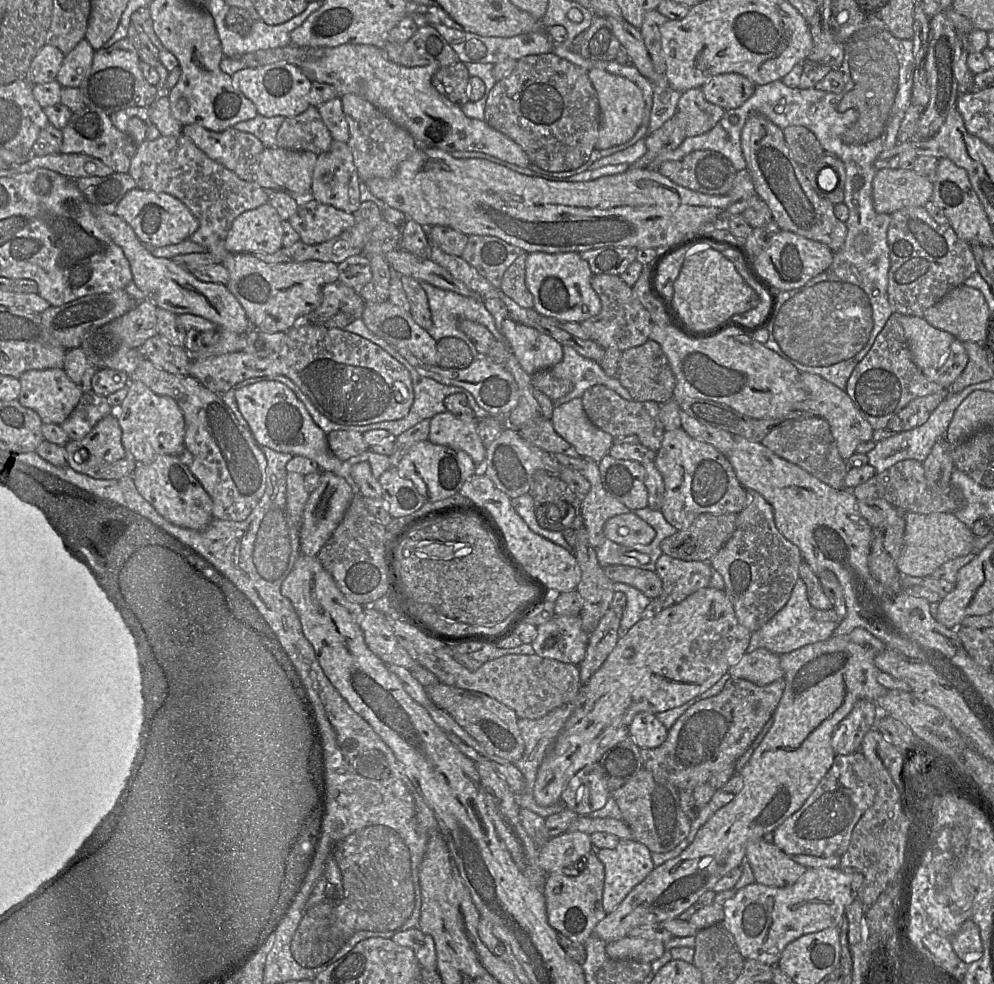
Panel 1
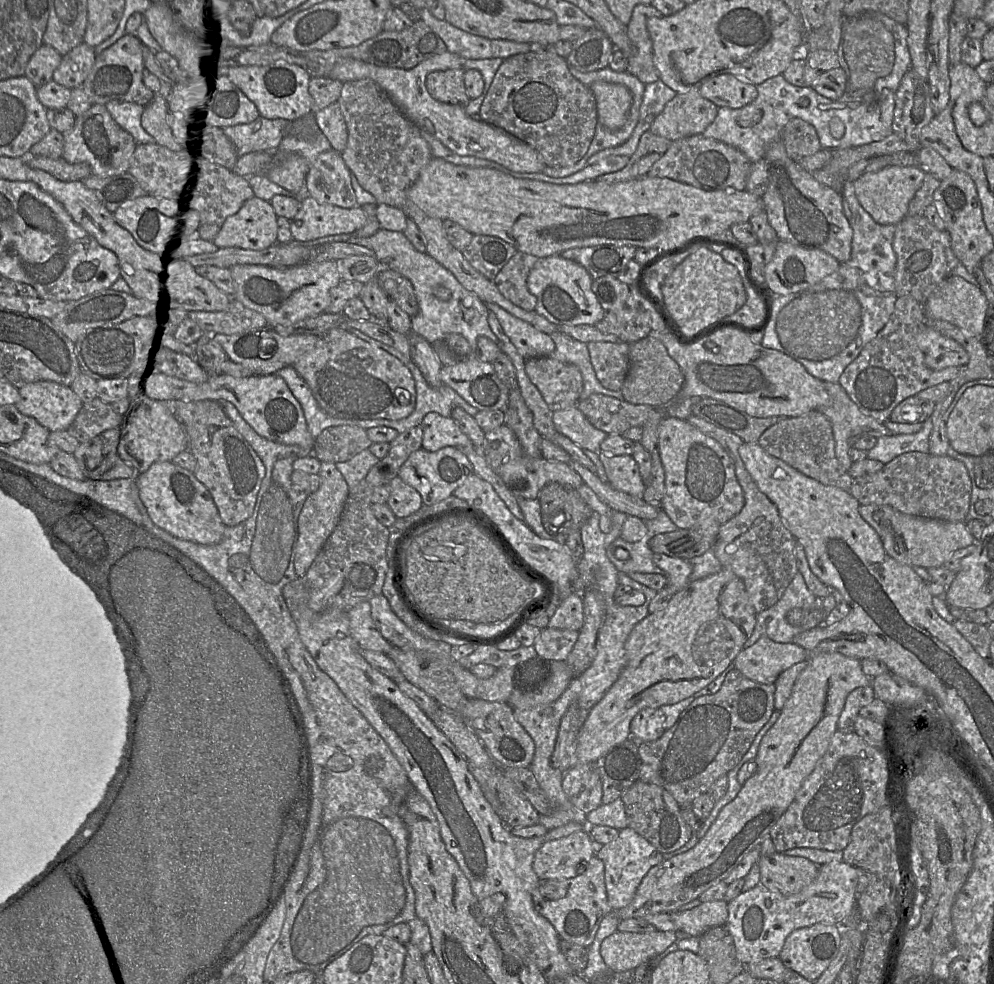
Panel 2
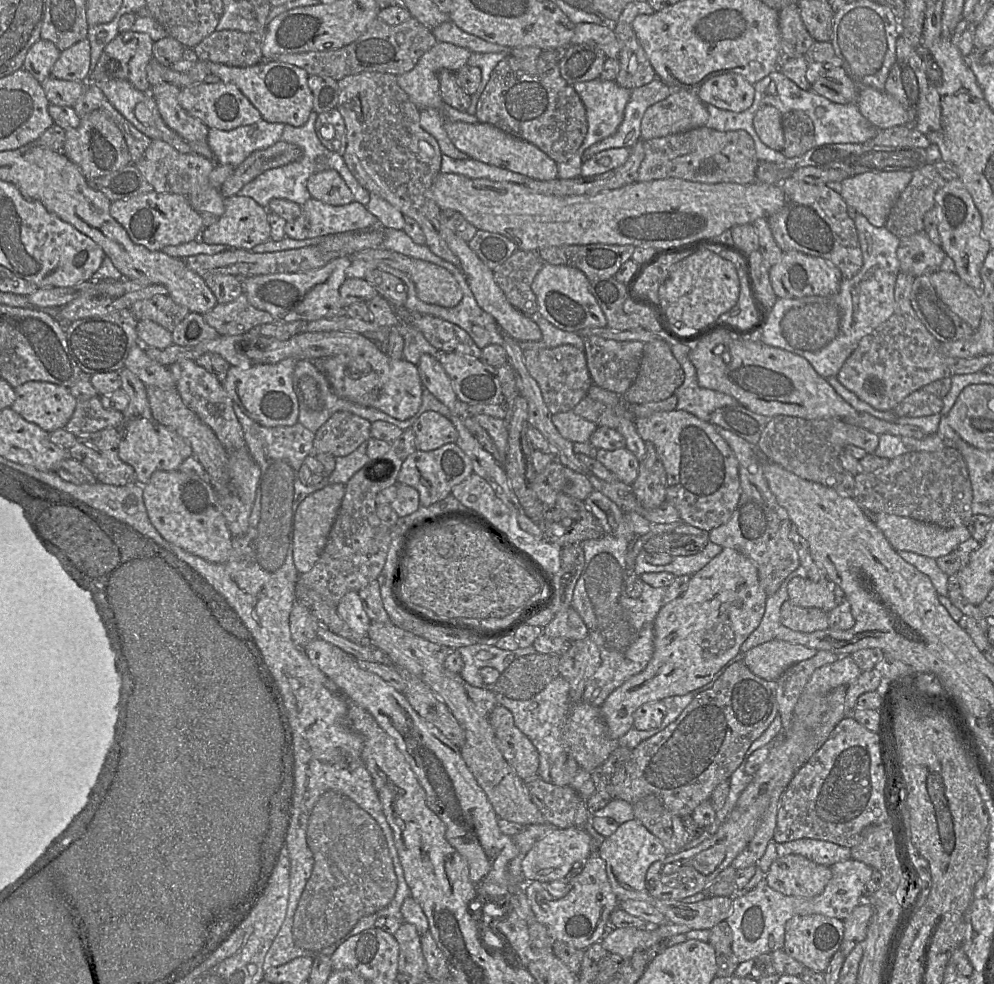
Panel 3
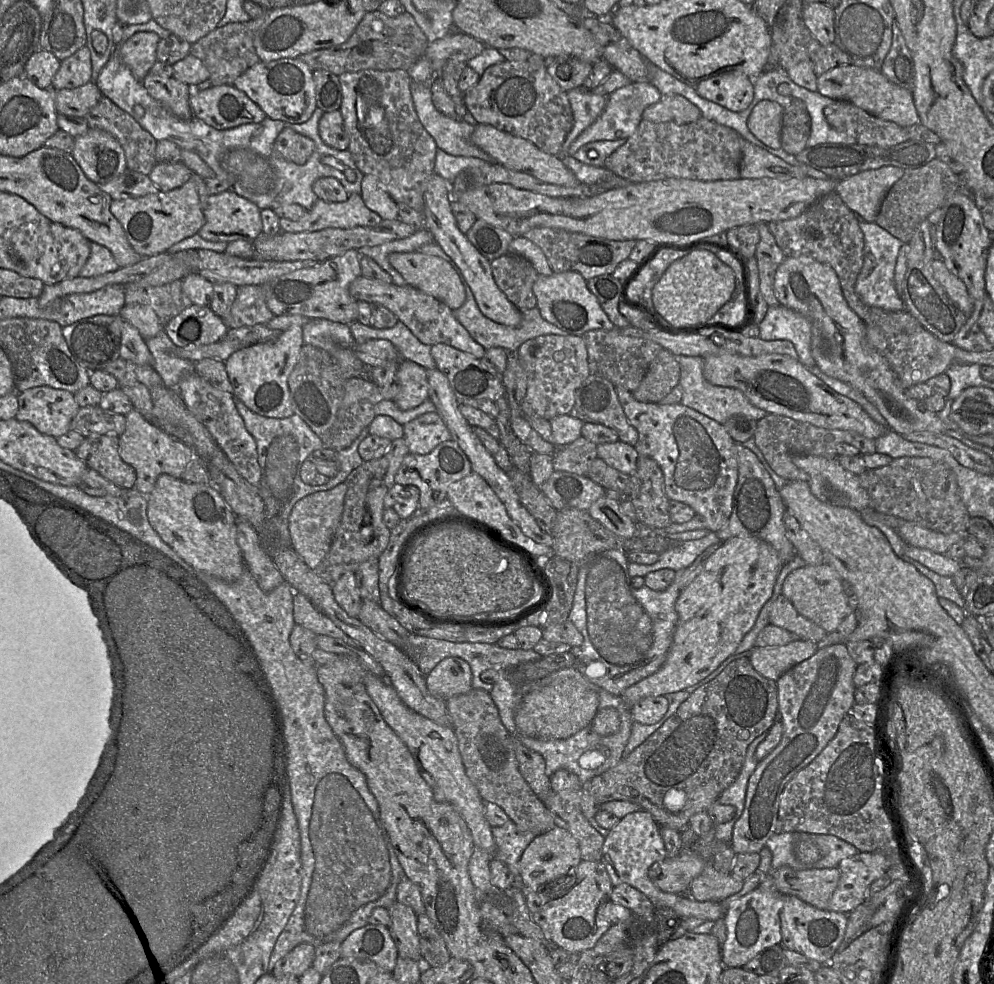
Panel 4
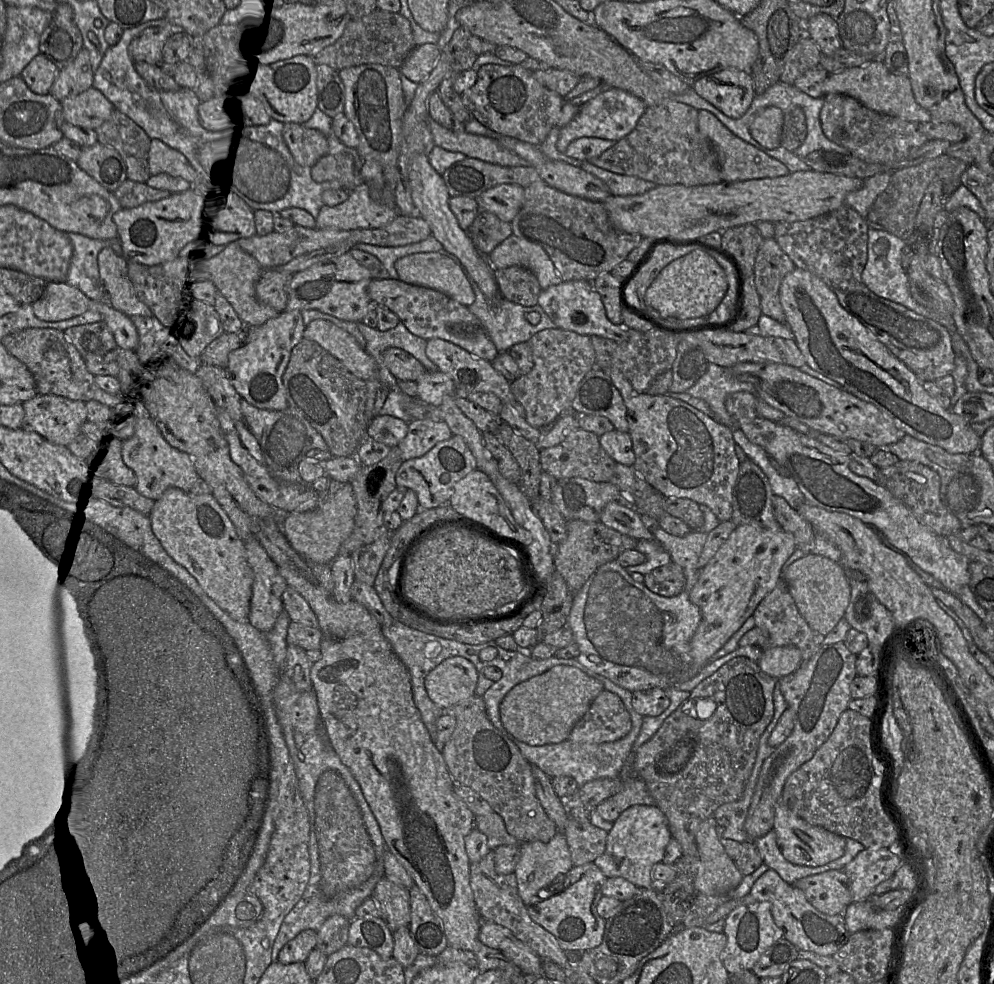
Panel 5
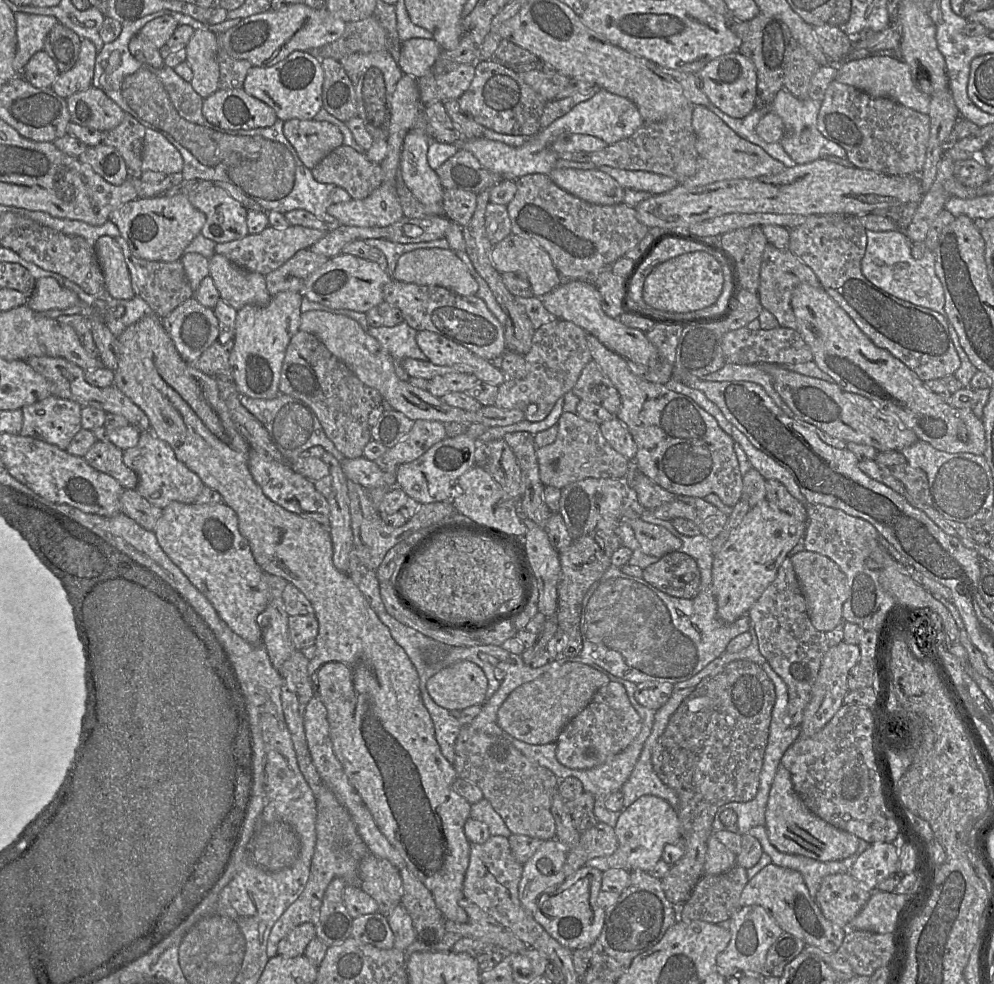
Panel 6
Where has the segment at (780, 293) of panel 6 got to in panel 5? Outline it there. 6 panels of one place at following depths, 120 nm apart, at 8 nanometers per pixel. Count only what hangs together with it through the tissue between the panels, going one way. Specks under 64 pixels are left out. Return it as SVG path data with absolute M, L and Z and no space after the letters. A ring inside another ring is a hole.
M774 238L761 243L754 265L754 278L760 296L761 311L778 322L786 323L779 289L783 278L796 268Z

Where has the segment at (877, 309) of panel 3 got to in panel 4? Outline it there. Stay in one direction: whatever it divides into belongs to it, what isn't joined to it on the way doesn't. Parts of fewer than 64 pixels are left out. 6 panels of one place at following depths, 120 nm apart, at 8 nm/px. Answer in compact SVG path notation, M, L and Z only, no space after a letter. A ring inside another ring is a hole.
M859 218L859 226L864 236L864 262L855 284L857 295L869 306L886 311L906 311L905 303L894 283L897 257L904 243L876 223L869 223ZM782 305L771 306L758 328L760 339L789 341L793 344L801 364L805 367L816 366L810 349L810 322L803 315Z

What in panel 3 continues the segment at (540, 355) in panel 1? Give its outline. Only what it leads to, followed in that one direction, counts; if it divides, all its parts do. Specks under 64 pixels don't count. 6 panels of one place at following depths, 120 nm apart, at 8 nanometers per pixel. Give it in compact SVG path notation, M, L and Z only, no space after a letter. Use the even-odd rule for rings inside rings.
M440 211L440 232L450 250L459 258L460 270L463 272L479 307L490 314L503 332L514 340L518 342L539 341L542 338L542 333L537 323L532 316L523 314L509 303L505 294L495 282L493 271L477 256L468 243L453 231L448 212Z

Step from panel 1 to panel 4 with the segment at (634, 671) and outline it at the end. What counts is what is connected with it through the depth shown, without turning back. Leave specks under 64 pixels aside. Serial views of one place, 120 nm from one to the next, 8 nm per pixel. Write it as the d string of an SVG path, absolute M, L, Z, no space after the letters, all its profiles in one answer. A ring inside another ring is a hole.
M733 537L722 542L676 601L678 623L665 663L657 672L622 692L620 696L626 705L631 708L643 698L685 690L733 655L771 598L783 565L778 552L761 539Z

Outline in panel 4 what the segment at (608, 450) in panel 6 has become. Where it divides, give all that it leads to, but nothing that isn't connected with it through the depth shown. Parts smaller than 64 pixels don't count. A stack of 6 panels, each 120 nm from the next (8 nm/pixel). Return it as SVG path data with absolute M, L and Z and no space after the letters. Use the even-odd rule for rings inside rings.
M580 436L563 447L556 447L552 454L554 471L587 476L590 463L597 458L597 445Z

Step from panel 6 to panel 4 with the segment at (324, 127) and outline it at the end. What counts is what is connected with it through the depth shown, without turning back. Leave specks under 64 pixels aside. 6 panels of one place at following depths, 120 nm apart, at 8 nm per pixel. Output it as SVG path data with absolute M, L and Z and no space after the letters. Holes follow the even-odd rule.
M285 127L274 141L273 150L289 162L304 165L314 151L314 142L292 128Z

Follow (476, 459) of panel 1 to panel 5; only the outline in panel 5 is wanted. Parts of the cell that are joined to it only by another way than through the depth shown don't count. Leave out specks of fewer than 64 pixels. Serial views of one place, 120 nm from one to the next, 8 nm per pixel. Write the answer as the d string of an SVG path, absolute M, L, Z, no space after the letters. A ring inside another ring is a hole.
M413 419L407 428L406 436L397 445L403 461L423 456L435 444L453 435L443 420Z

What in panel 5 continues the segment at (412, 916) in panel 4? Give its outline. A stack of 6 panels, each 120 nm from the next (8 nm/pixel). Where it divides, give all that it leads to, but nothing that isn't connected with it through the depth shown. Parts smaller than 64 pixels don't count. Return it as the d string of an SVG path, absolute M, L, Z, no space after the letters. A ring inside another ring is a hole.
M382 877L375 885L371 897L382 910L382 919L392 933L410 924L409 890Z

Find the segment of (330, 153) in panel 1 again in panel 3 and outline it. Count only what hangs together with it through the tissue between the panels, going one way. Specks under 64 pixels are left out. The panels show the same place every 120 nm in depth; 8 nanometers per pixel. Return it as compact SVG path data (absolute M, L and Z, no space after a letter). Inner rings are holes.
M334 169L312 174L307 180L307 188L312 198L329 205L342 206L354 201L351 190Z

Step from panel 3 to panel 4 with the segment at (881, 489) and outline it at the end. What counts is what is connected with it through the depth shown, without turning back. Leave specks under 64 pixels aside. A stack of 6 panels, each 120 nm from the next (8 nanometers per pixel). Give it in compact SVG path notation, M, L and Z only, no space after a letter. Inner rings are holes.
M904 456L893 459L886 466L866 469L858 477L861 486L868 492L870 508L873 510L914 522L922 527L944 534L967 533L970 515L961 500L956 475L948 465L929 457Z

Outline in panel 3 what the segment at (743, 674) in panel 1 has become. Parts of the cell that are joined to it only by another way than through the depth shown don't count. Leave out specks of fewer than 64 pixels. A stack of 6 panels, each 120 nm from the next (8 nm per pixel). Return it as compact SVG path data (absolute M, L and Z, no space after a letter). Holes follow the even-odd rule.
M773 639L751 648L745 653L743 661L756 676L777 681L788 668L813 657L817 652L804 645Z

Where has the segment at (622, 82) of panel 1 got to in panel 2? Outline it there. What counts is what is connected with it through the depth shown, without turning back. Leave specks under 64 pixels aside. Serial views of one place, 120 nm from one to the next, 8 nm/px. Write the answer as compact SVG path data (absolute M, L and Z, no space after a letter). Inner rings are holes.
M596 81L590 88L596 100L598 123L611 131L621 129L630 114L630 90L624 85L604 81Z

